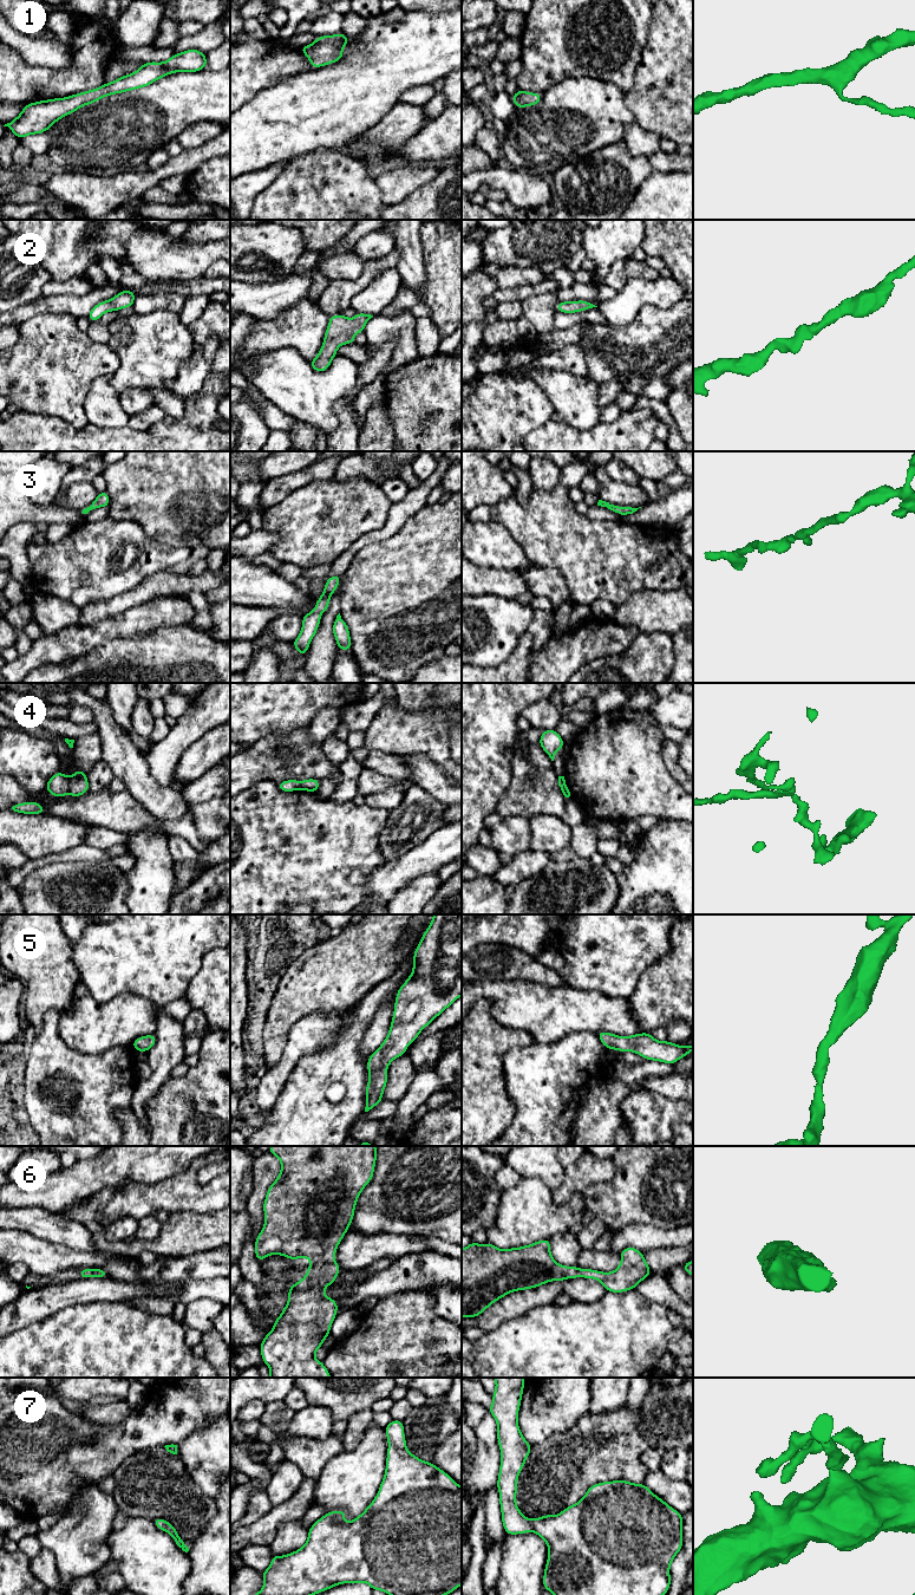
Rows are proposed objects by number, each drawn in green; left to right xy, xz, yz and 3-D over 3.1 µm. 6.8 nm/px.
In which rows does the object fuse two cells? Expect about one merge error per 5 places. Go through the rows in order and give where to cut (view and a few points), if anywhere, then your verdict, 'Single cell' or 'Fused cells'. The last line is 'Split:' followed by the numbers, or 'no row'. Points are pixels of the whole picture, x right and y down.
1: No split. Single cell
2: No split. Single cell
3: No split. Single cell
4: Split along xy (67, 778), (70, 792). Fused cells
5: No split. Single cell
6: No split. Single cell
7: No split. Single cell
Split: 4

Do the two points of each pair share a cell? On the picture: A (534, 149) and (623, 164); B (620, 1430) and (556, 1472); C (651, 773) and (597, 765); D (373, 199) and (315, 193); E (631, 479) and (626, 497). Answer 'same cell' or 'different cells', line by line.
A: different cells
B: same cell
C: same cell
D: same cell
E: different cells

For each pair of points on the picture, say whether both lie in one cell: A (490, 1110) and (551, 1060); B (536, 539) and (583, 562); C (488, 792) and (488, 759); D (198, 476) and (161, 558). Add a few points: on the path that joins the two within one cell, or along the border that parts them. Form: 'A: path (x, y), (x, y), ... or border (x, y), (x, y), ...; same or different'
A: border (502, 1067), (505, 1091), (514, 1106), (511, 1121); different
B: path (548, 539), (560, 539), (572, 551); same
C: path (488, 783), (488, 767); same
D: border (143, 531), (156, 541), (190, 548); different

